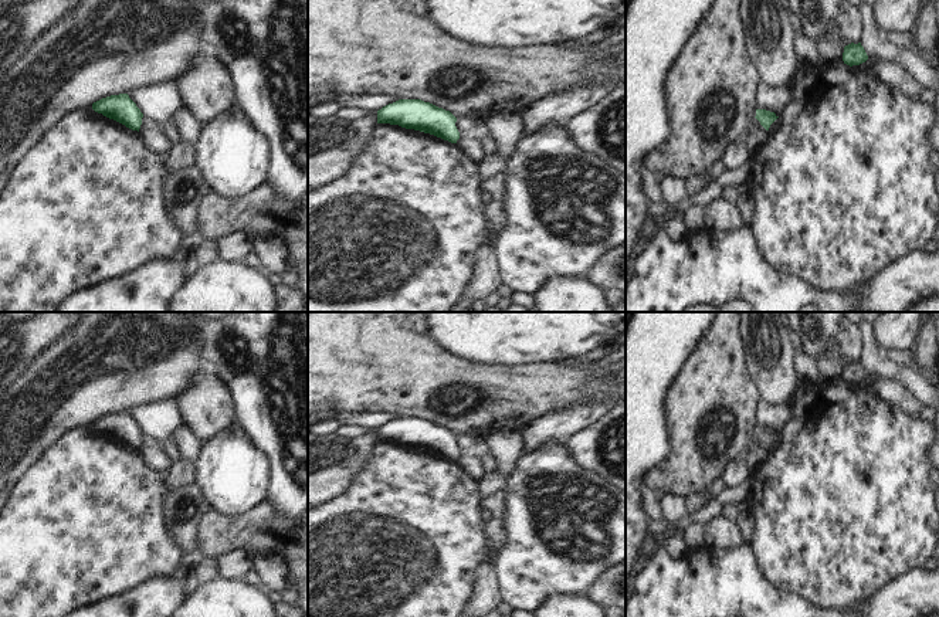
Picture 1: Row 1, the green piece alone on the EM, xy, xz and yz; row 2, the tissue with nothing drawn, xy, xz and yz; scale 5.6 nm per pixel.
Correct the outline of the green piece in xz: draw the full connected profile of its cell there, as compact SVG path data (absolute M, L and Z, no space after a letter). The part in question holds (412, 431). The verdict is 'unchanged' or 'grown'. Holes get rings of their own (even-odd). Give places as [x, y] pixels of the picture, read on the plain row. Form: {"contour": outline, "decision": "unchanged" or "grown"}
{"contour": "M399 417L377 428L377 441L399 443L457 461L457 435L443 426L421 417Z", "decision": "unchanged"}

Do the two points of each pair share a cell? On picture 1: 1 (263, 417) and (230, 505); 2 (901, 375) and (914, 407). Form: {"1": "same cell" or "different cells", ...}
{"1": "different cells", "2": "different cells"}

